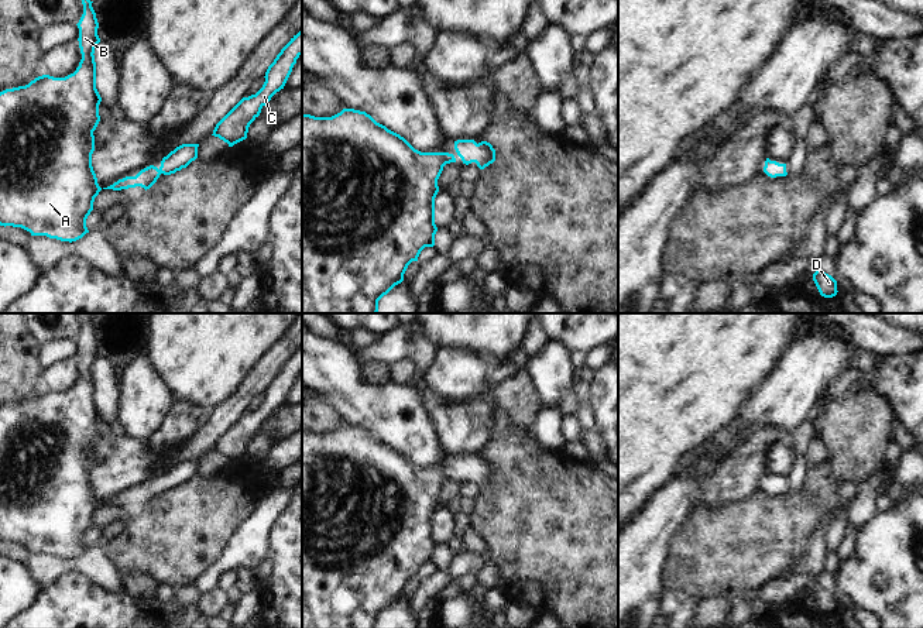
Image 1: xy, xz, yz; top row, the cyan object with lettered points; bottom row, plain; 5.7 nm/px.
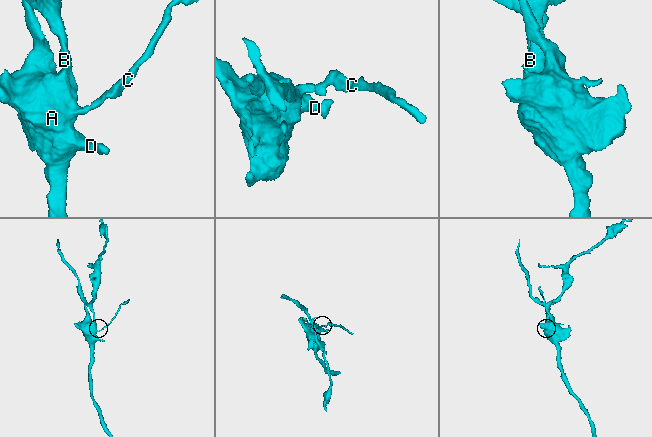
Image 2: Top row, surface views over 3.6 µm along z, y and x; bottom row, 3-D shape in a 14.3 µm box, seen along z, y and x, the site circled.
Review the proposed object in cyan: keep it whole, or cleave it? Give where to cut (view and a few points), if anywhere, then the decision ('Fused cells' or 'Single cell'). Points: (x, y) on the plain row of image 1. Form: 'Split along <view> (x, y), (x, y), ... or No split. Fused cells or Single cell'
No split. Single cell.

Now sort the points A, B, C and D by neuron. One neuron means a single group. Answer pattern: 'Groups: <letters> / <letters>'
Groups: A B C D.

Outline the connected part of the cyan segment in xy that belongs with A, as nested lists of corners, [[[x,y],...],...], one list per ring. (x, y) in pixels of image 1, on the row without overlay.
[[[80,313],[83,330],[76,340],[82,375],[76,387],[65,394],[42,391],[25,402],[0,408],[0,542],[21,543],[31,552],[47,552],[61,557],[76,557],[89,549],[86,535],[93,526],[102,504],[92,483],[95,452],[102,413],[96,405],[95,364],[100,358],[99,339],[89,313]]]

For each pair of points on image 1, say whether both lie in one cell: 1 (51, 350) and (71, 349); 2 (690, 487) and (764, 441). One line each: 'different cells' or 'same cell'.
1: same cell
2: different cells

